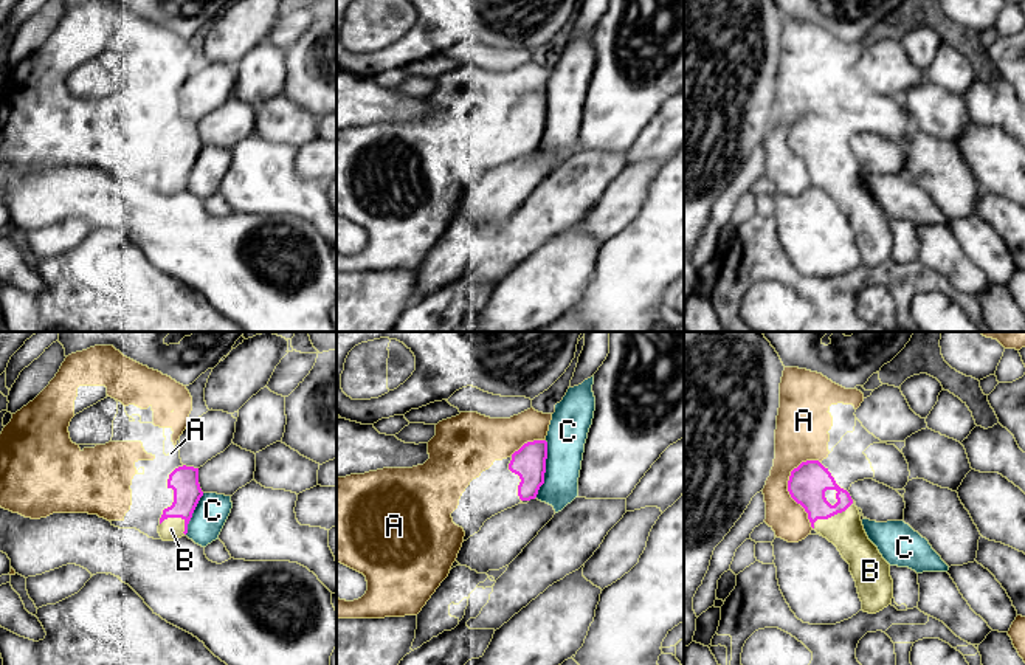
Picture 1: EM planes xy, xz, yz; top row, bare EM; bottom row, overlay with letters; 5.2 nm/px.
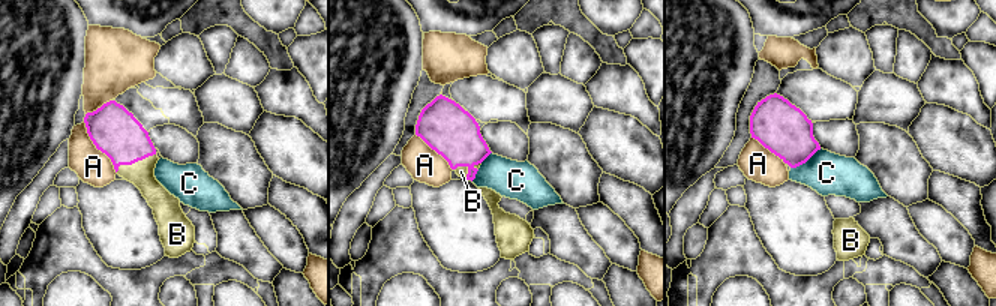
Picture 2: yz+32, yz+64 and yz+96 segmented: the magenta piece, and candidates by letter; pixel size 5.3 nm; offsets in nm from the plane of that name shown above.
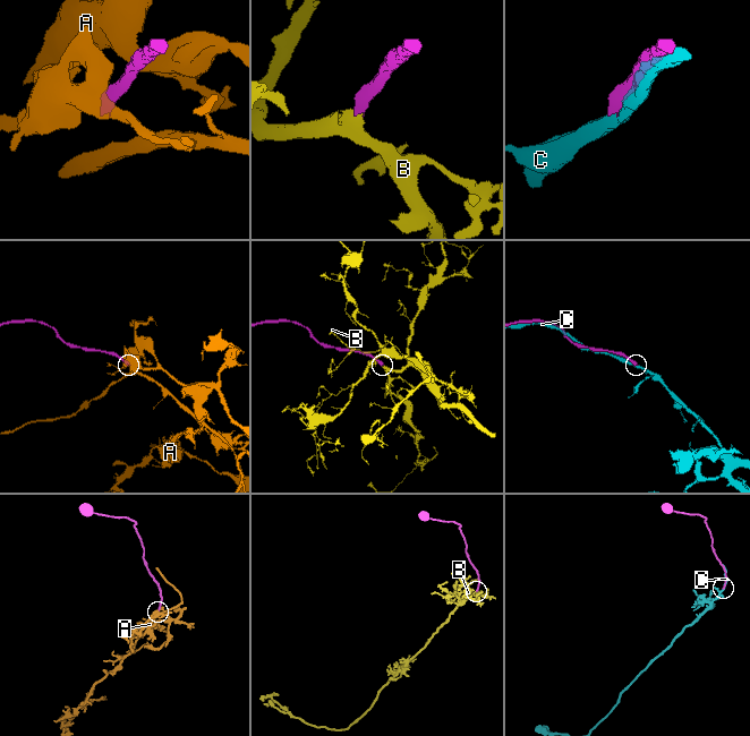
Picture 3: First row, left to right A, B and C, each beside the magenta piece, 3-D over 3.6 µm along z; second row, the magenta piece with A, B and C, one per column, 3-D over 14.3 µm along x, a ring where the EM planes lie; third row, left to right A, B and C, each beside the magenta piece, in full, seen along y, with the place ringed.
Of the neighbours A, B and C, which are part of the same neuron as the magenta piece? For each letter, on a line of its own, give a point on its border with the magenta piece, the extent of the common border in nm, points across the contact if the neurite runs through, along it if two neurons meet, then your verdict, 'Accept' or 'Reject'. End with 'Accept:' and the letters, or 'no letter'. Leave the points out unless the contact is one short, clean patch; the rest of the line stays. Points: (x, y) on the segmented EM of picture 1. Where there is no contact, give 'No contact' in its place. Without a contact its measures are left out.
A: Touches magenta at yz (788, 490). Shared border 360 nm. Boundary: yz (807, 459), (791, 472), (788, 493), (804, 509), (813, 527). Reject
B: Touches magenta at yz (830, 516). Shared border 240 nm. Path across: yz (808, 482), (811, 498), (830, 516), (845, 530). Accept
C: Touches magenta at xz (545, 470). Shared border 320 nm. Reject
Accept: B

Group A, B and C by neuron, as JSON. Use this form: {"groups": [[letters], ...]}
{"groups": [["A"], ["B"], ["C"]]}

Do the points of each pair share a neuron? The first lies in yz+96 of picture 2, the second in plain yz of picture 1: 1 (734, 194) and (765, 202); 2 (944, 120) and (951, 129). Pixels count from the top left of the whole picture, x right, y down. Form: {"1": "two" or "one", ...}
{"1": "one", "2": "two"}

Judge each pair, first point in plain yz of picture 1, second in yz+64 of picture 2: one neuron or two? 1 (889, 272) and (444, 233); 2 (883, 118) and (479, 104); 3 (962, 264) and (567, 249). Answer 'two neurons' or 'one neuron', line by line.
1: two neurons
2: one neuron
3: one neuron

